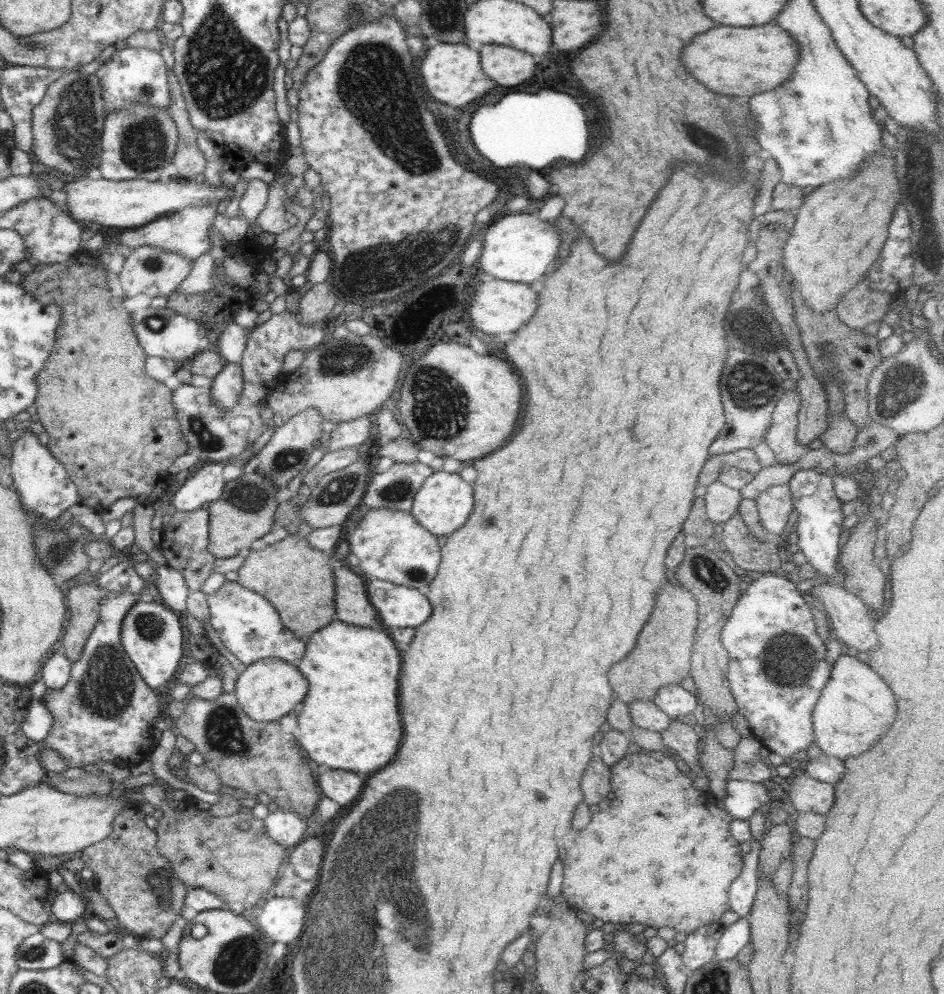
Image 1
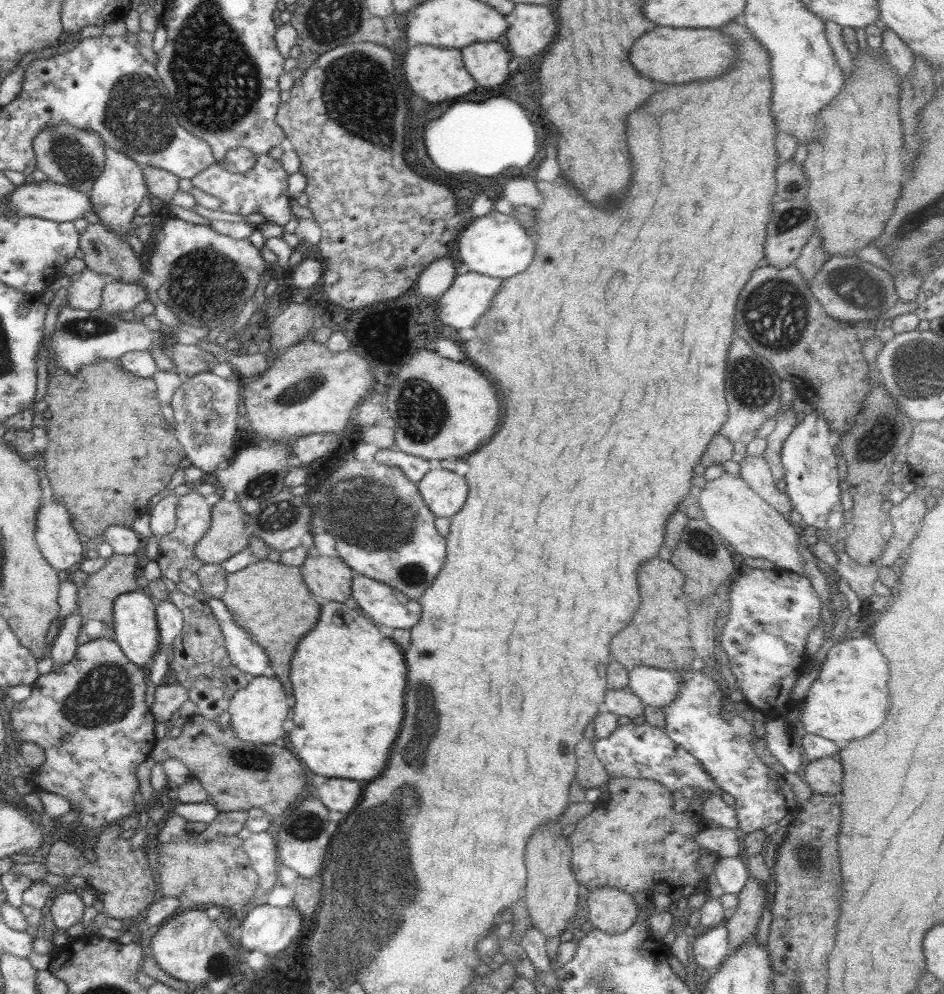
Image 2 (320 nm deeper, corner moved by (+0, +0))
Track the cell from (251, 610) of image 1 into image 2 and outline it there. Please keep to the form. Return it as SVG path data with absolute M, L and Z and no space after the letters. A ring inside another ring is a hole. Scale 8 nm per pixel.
M210 598L207 605L216 621L220 623L225 649L229 654L232 664L246 674L254 676L274 676L274 669L269 665L268 655L264 648L256 644L251 634L234 623L232 613L219 598Z

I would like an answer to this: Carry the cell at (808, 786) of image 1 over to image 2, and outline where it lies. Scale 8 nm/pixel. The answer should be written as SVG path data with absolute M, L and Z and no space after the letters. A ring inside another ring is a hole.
M839 755L807 760L803 779L813 792L839 796L843 785L843 766Z

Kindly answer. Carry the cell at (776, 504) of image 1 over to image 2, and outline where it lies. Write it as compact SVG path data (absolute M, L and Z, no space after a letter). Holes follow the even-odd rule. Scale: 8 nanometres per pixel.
M744 455L741 460L739 476L750 488L771 504L780 514L787 515L793 508L790 497L776 487L776 480L764 458Z

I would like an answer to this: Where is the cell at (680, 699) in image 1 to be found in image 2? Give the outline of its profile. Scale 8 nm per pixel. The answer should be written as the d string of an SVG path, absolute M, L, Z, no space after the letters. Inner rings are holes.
M640 665L629 672L627 685L645 704L664 708L677 697L683 678L677 671Z

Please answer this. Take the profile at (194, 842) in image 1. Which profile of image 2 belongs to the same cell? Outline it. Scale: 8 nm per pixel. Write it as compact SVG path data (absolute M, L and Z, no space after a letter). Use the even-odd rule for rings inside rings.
M189 833L190 841L176 841L168 843L156 843L158 851L158 886L159 896L172 896L179 898L179 901L186 907L196 907L200 904L209 903L224 909L232 909L232 904L246 904L256 894L258 889L258 874L252 868L248 855L244 853L242 846L244 840L239 834L222 836L212 841L200 841L197 833Z

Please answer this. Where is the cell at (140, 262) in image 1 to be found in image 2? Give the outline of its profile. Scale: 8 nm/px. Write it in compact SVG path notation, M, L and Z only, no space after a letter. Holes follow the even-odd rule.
M112 280L102 291L102 302L99 308L108 314L129 316L133 308L147 299L148 286L143 284L126 284Z

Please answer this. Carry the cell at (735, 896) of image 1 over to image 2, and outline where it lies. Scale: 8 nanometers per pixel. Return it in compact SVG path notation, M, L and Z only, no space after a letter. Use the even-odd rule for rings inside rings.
M720 857L713 870L718 884L728 894L738 895L750 876L746 861L740 857Z

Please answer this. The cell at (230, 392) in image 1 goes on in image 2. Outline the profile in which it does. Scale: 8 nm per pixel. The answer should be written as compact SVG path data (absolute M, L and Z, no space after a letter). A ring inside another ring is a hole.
M200 372L182 383L173 397L171 406L174 409L176 440L182 445L184 454L192 465L208 474L214 474L234 456L232 449L234 438L242 431L239 384L229 379L219 378L212 372Z

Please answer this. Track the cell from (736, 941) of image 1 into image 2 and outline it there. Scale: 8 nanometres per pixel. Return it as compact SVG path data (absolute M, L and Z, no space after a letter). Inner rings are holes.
M724 923L695 938L690 948L696 974L715 970L731 954L729 936Z

